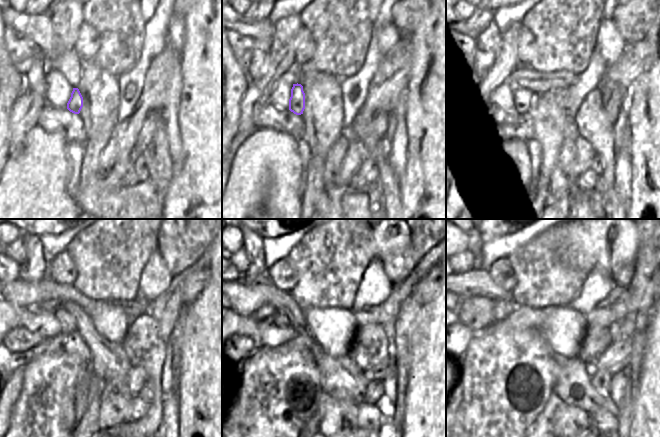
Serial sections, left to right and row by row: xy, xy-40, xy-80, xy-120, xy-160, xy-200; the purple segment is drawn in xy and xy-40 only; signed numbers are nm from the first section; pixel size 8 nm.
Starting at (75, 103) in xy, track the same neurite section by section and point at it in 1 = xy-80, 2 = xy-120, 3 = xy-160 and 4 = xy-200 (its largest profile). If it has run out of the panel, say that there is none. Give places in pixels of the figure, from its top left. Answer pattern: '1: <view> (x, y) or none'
1: xy-80 (522, 98)
2: xy-120 (69, 321)
3: xy-160 (287, 318)
4: xy-200 (501, 308)

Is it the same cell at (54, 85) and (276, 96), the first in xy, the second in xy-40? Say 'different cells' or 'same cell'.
same cell

